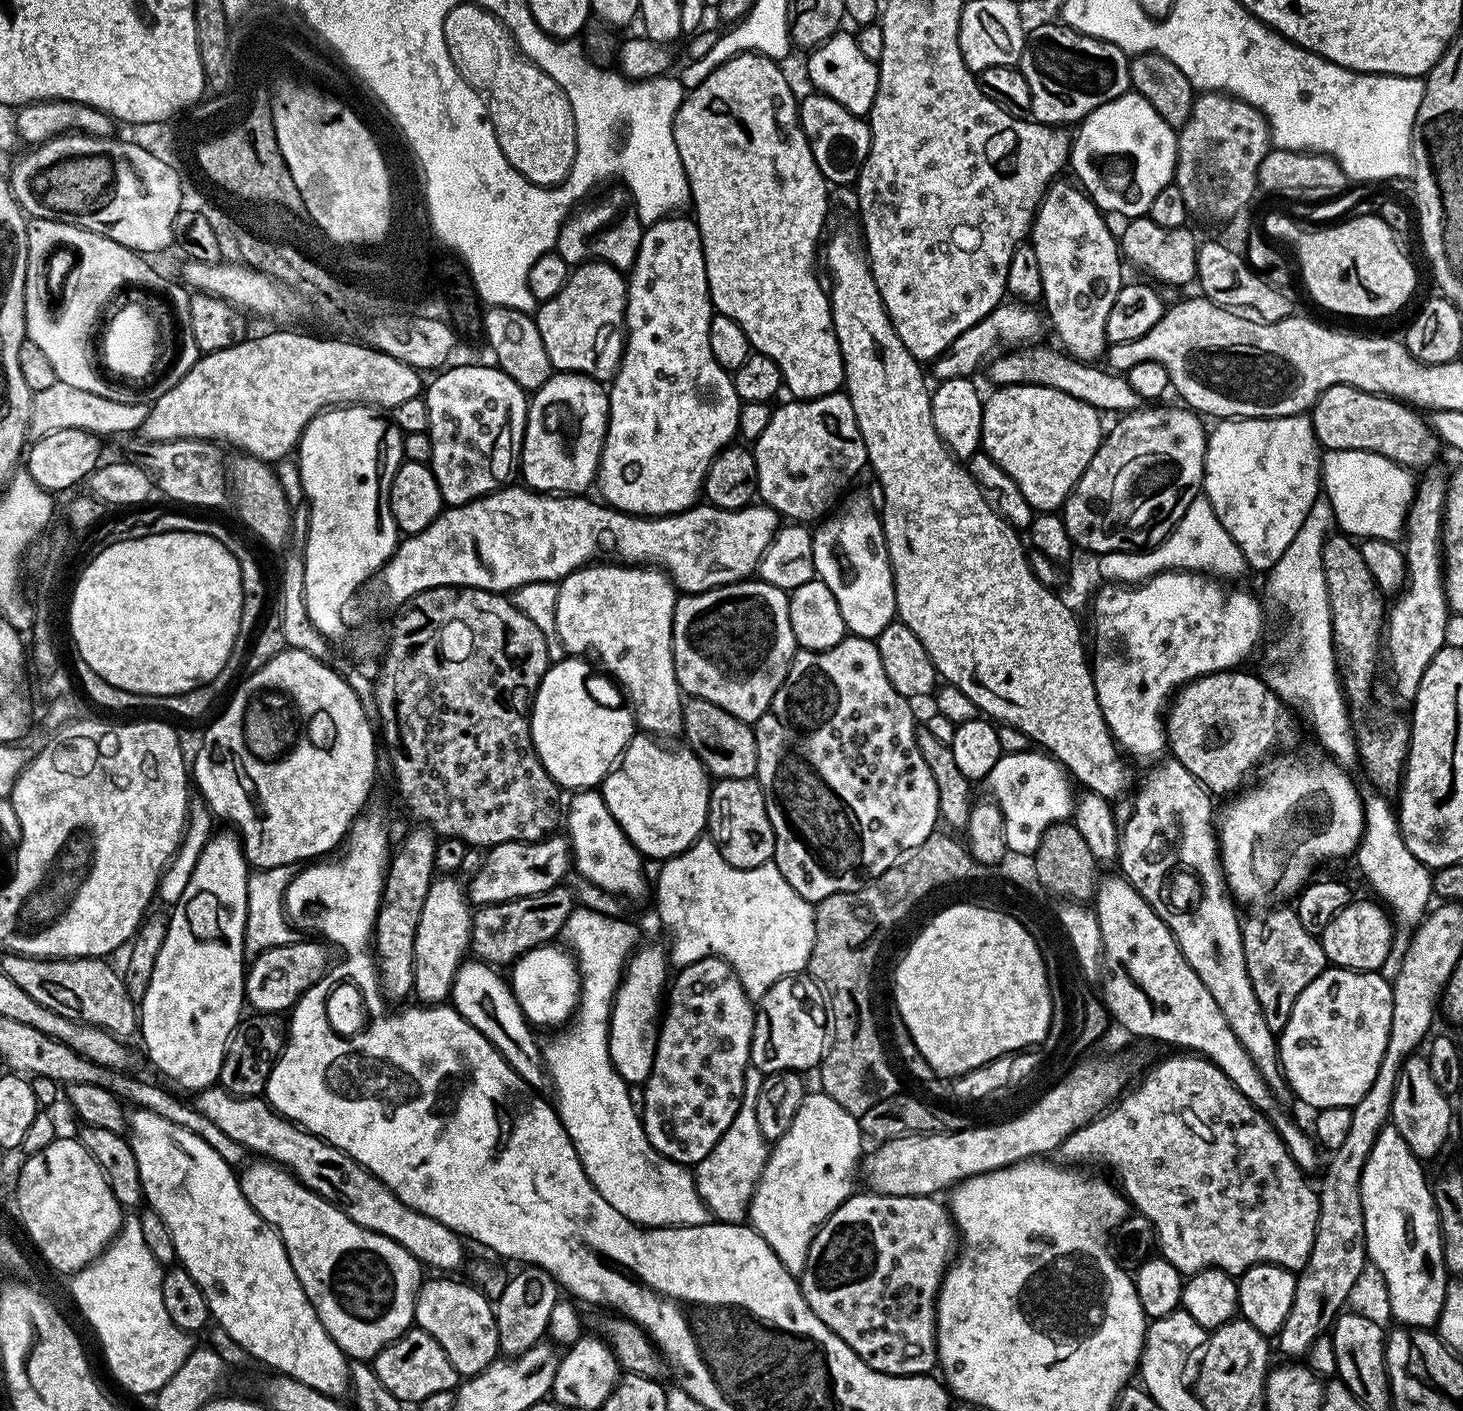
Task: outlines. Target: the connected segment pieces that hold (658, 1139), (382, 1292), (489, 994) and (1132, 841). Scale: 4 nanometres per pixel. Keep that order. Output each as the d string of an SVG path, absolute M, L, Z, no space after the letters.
M702 958L677 972L662 1012L652 1073L642 1085L642 1119L646 1138L656 1152L695 1166L718 1146L744 1101L758 1008L736 971L722 958Z
M263 1158L253 1161L252 1165L249 1163L239 1173L242 1194L246 1194L256 1213L280 1233L280 1240L294 1266L294 1274L298 1274L298 1282L306 1298L314 1306L322 1326L345 1356L356 1362L375 1360L376 1355L387 1344L413 1327L416 1319L416 1296L422 1283L420 1261L414 1259L402 1246L398 1246L398 1242L358 1226L336 1205L323 1200L317 1192L311 1192L305 1184L301 1184L288 1169Z
M475 958L465 959L454 978L451 1007L455 1008L474 1030L478 1030L502 1054L502 1058L516 1071L529 1086L537 1090L547 1089L550 1084L548 1067L544 1065L544 1053L541 1041L536 1041L533 1025L522 1014L518 1002L512 993L512 985L499 976L493 965L485 964Z
M1164 758L1153 763L1152 766L1153 768L1141 778L1140 785L1138 785L1139 780L1135 785L1136 793L1134 793L1134 788L1131 795L1121 799L1114 808L1116 824L1120 828L1118 834L1119 871L1125 880L1131 882L1134 890L1138 890L1138 894L1142 894L1146 902L1150 902L1154 914L1158 914L1158 918L1166 922L1186 962L1190 962L1194 974L1202 978L1202 986L1206 986L1214 1002L1218 1002L1218 1010L1222 1010L1222 1018L1226 1018L1230 1030L1234 1030L1234 1038L1242 1042L1246 1054L1254 1058L1254 1066L1258 1066L1265 1082L1273 1090L1280 1090L1280 1087L1283 1089L1286 1081L1284 1073L1280 1070L1278 1036L1270 1030L1270 1026L1266 1026L1266 1014L1262 1014L1258 994L1254 994L1254 986L1250 986L1244 957L1242 920L1241 917L1236 917L1237 905L1229 893L1220 862L1214 812L1212 816L1214 797L1202 782L1198 782L1198 778L1194 778L1194 774L1190 774L1190 770L1186 770L1186 766L1182 766L1182 762Z

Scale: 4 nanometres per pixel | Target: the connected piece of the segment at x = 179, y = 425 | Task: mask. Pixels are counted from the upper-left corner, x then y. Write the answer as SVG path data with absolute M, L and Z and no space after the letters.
M272 330L276 332L268 332L265 336L256 336L245 338L240 343L230 346L226 350L218 350L201 355L200 359L184 378L172 390L166 390L166 394L162 394L162 398L151 401L151 408L146 420L142 422L139 428L139 435L145 440L153 440L154 442L166 442L167 440L207 440L209 442L221 442L225 440L228 444L233 444L236 450L241 453L257 456L259 460L269 462L277 462L288 451L295 449L300 443L300 436L306 430L306 426L319 412L327 412L329 408L338 408L350 404L362 404L371 406L377 410L390 410L394 406L399 406L408 399L421 395L422 384L420 388L421 373L415 368L406 366L406 362L398 362L398 358L390 358L390 354L379 352L368 347L363 342L351 344L348 340L319 340L316 336L307 336L304 332L292 332L296 330Z

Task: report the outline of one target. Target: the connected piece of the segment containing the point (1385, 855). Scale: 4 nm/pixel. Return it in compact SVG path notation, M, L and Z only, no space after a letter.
M1370 789L1361 791L1361 804L1364 808L1364 828L1360 844L1354 853L1359 870L1371 888L1381 897L1378 897L1387 907L1392 906L1399 920L1395 921L1390 954L1381 968L1381 975L1393 980L1400 972L1401 960L1417 922L1425 915L1433 899L1431 869L1424 863L1418 862L1407 849L1405 840L1400 834L1399 819L1387 802L1383 793Z

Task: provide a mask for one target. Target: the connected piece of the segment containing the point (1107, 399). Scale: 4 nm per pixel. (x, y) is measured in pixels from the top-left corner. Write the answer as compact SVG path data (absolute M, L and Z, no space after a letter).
M1060 350L1053 354L1052 360L1031 360L1028 356L1016 355L1020 354L1001 354L987 365L986 373L988 372L989 378L993 380L993 385L1041 384L1047 388L1062 390L1070 394L1070 398L1078 398L1094 406L1101 414L1107 414L1107 412L1127 414L1141 407L1140 396L1134 394L1127 375L1105 370L1103 367L1096 368L1100 366L1092 362L1077 360Z

